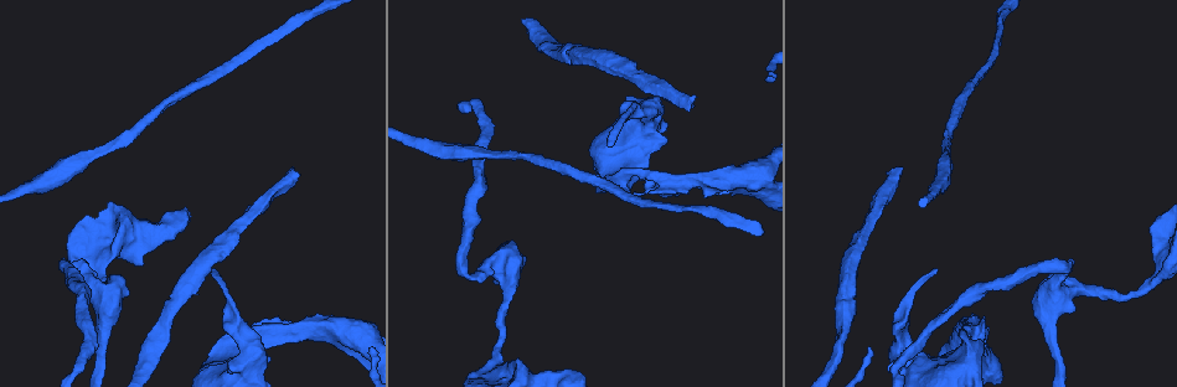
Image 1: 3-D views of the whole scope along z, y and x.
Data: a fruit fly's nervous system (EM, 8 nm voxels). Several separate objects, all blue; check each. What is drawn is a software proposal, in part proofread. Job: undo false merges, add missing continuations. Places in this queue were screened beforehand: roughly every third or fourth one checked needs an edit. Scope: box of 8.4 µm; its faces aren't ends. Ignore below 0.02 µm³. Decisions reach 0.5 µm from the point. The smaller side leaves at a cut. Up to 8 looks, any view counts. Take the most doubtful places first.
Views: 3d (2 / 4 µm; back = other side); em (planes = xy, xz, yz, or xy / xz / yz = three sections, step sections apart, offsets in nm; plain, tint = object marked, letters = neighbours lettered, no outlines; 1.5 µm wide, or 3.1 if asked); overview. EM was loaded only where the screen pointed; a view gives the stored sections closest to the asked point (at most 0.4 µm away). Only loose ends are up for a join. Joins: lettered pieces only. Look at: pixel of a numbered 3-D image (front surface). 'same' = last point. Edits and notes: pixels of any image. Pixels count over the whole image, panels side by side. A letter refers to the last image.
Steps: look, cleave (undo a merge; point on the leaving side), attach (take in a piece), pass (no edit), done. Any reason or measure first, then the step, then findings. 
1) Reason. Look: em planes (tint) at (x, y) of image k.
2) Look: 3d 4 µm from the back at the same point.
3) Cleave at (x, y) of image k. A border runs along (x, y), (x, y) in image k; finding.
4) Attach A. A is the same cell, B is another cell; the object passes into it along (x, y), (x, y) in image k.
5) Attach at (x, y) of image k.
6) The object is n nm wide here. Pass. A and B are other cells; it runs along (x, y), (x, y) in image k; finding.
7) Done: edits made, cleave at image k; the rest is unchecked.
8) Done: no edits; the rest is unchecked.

Sharp bend. Look: 3d 4 µm at (642, 129) of image 1.

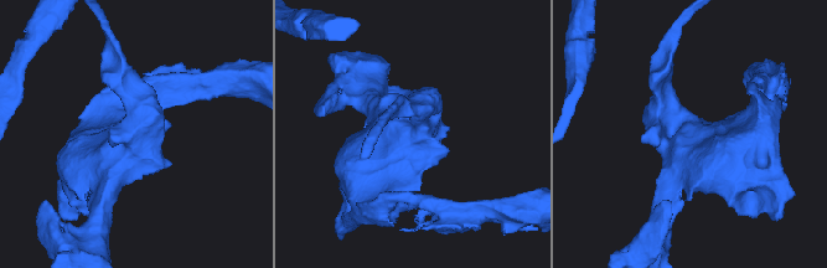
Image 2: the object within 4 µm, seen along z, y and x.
Look: em xy step 8 (tint) at (695, 132) of image 2.

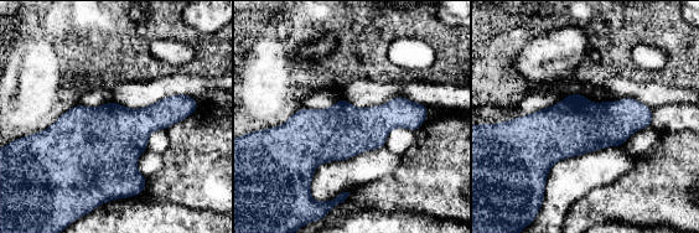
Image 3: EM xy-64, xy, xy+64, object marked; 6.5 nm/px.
Cut it another way. Look: em planes (letters) at the same point.

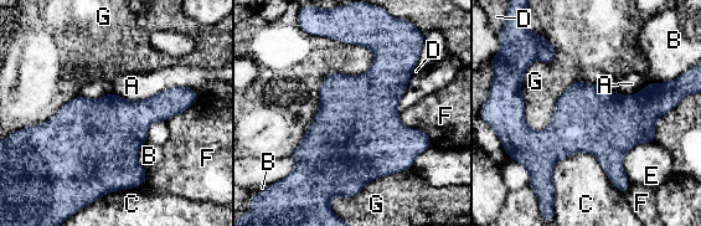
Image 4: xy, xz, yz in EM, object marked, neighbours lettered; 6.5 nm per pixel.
Pass. A, B, C, D, E, F and G are other cells; all the same neuron.

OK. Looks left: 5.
Sharp bend. Look: 3d 2 µm at (1055, 270) of image 1.

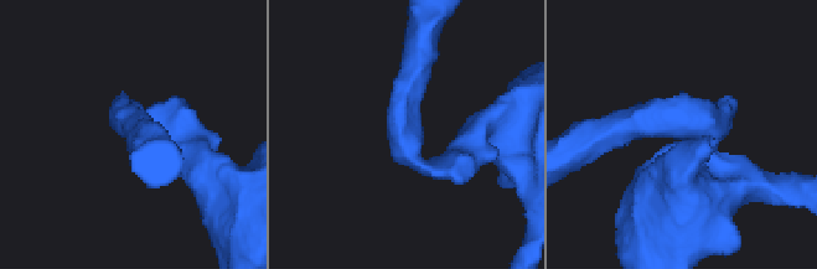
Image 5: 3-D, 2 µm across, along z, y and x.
The arms are 240, 320 nm wide. Look: em xz step 4 (tint) at (406, 126) of image 5.

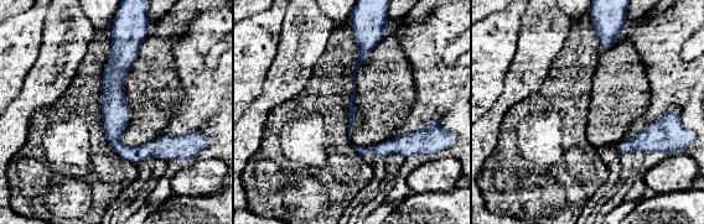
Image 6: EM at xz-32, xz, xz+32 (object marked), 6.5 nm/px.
Cut it another way. Look: em planes (letters) at the same point.

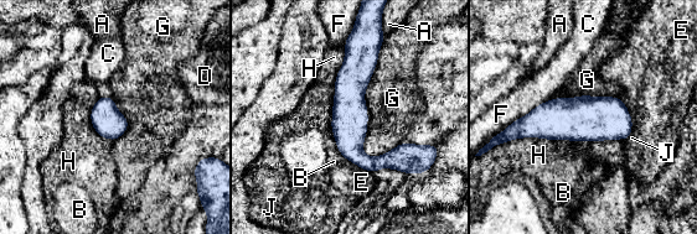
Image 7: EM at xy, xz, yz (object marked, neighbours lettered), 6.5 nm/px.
Pass. A, B, C, D, E, F, G, H and J are other cells; it runs along (359, 45), (351, 147), (403, 167) in image 7; one neuron here.

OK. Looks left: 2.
Calibre changes. Look: 3d 4 µm at (941, 186) of image 1.

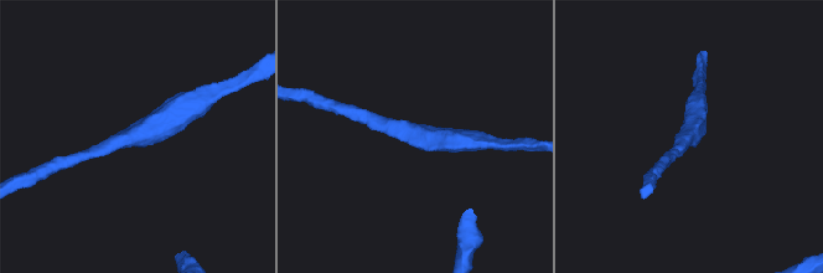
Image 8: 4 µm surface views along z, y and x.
The arms are 190, 380 nm wide. Look: em xy step 4 (letters) at (413, 138) of image 8.

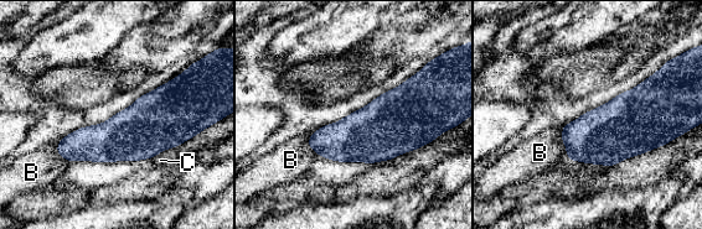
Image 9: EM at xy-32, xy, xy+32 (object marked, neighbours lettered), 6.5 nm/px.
Pass. B and C are other cells; a border runs along (561, 126), (566, 157) in image 9; continuous, no second neuron.

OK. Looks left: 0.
Done: no edits; the rest is unchecked.

